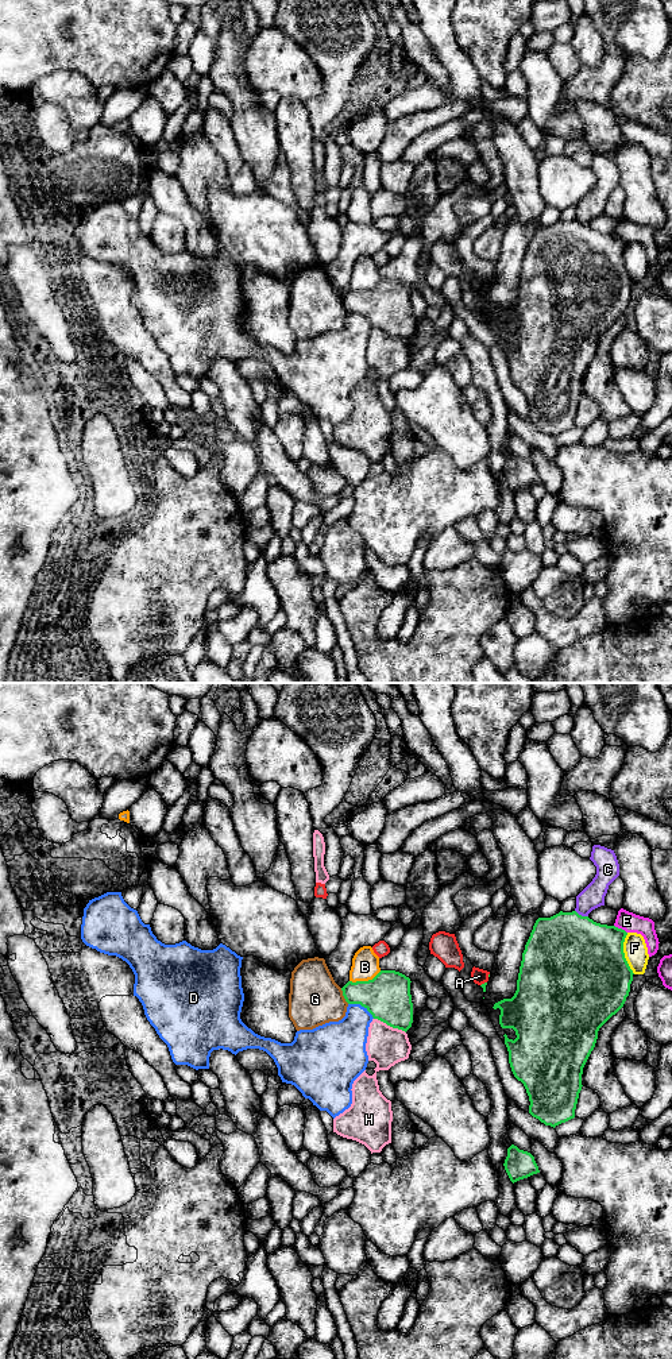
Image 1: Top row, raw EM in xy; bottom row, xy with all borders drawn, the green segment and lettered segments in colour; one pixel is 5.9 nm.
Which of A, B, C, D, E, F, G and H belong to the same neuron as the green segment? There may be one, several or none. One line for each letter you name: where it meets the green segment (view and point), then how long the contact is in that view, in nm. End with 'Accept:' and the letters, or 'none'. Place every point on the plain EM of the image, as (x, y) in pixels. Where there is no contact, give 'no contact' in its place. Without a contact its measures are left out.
Accept: none

